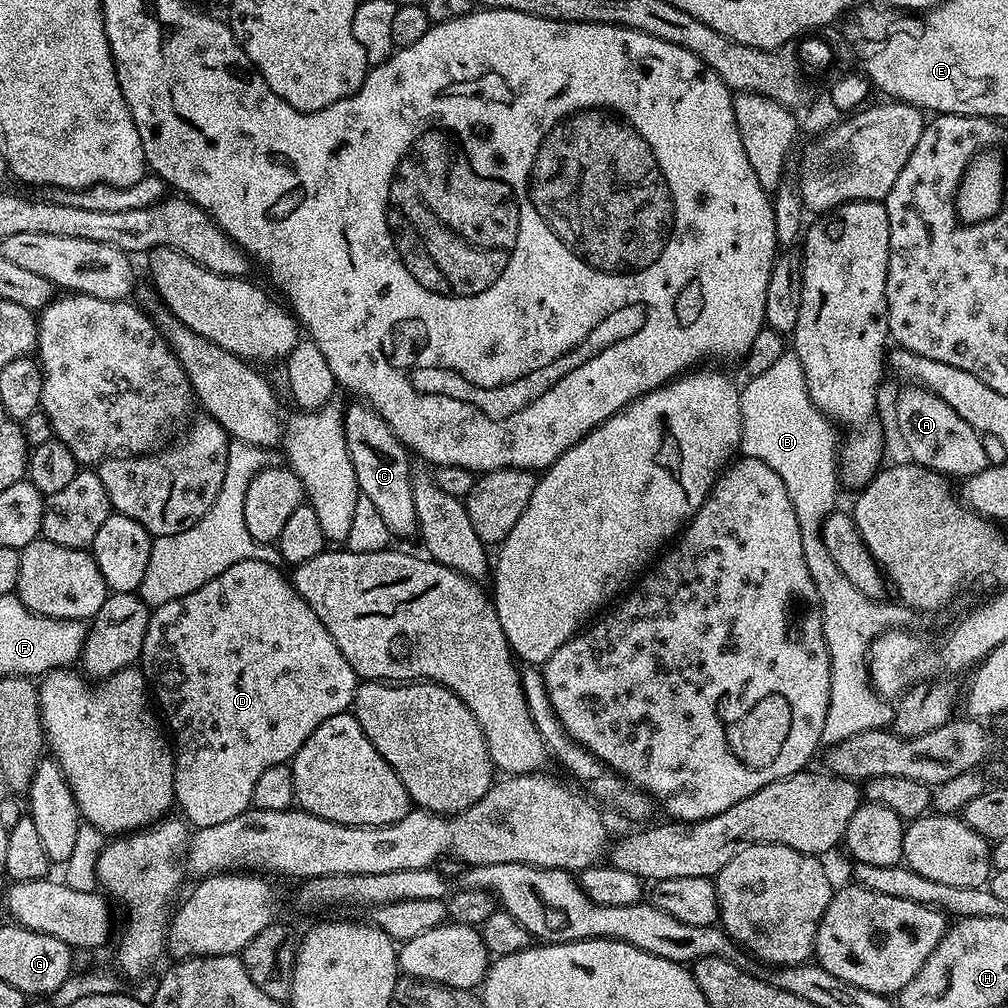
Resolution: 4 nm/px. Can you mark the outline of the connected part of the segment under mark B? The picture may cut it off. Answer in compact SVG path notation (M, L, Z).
M785 354L768 367L764 373L751 377L748 385L740 388L740 409L742 410L742 434L739 451L749 460L761 460L782 478L782 486L786 486L786 494L790 494L790 502L794 506L794 514L798 518L798 530L802 530L802 554L806 554L806 570L810 570L810 578L814 578L814 586L818 586L818 598L822 602L822 628L826 638L826 646L830 654L830 706L826 706L826 723L822 726L821 745L833 746L845 742L848 738L863 731L887 729L895 721L896 709L872 687L868 673L868 653L871 644L884 632L892 629L911 629L912 623L918 619L914 608L893 602L886 604L883 599L875 600L862 594L838 570L837 563L826 550L823 541L823 522L832 512L837 511L836 491L842 488L842 477L838 471L838 428L827 416L821 414L818 406L810 398L806 388L806 378L802 370L802 362L794 354Z

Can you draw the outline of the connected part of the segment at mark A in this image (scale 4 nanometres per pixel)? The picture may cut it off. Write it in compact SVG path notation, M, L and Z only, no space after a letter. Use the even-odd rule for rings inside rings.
M915 386L901 389L896 396L896 428L905 450L912 455L909 456L911 463L941 472L949 478L974 476L989 465L981 435L973 430L970 422L958 418L958 413L933 392Z

